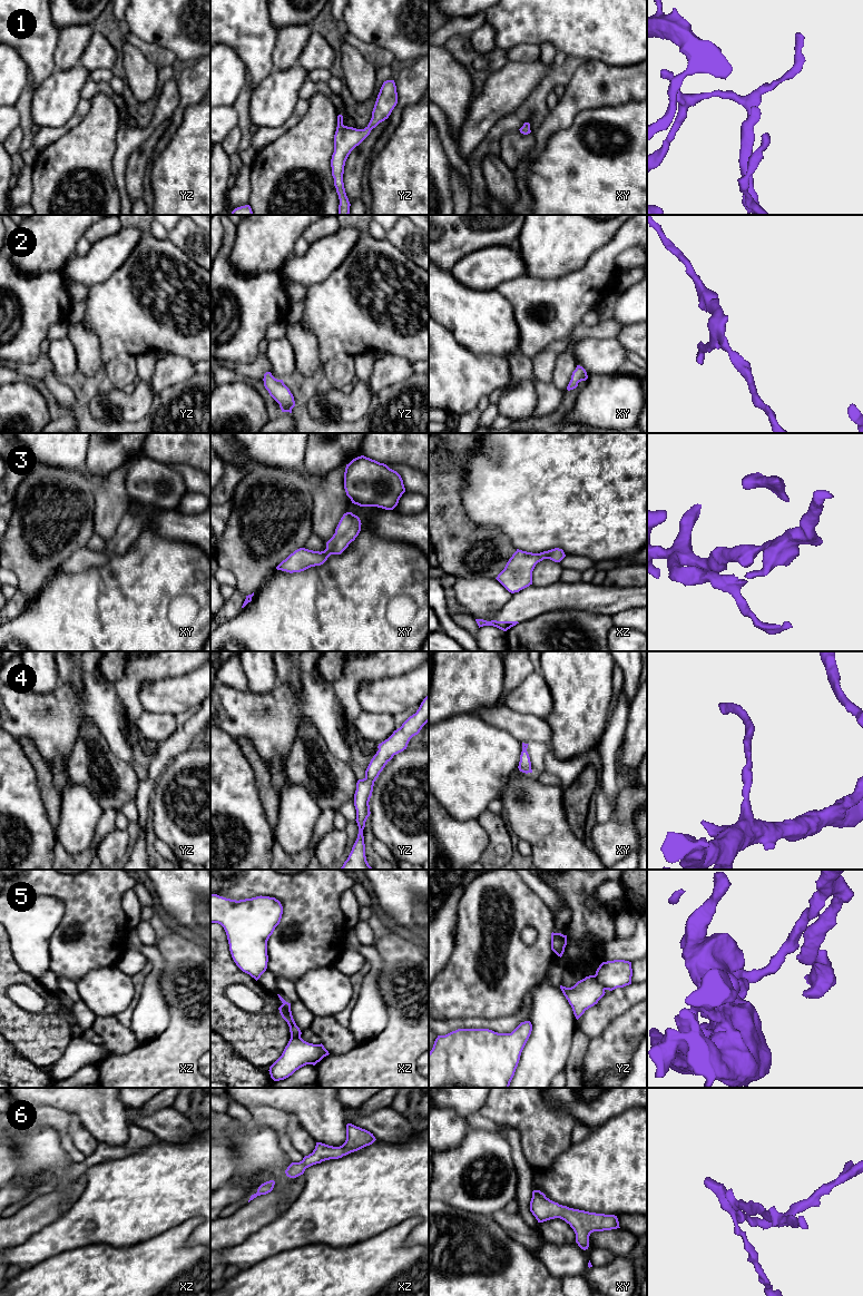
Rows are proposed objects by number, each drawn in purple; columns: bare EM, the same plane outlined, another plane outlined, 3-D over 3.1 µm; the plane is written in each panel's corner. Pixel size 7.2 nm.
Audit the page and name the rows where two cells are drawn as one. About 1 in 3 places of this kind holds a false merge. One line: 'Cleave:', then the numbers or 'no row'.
Cleave: 5

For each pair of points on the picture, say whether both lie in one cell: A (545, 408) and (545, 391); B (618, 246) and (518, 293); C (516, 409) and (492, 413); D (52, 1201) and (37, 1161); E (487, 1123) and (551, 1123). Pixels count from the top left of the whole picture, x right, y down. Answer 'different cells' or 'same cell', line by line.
A: same cell
B: same cell
C: different cells
D: different cells
E: different cells

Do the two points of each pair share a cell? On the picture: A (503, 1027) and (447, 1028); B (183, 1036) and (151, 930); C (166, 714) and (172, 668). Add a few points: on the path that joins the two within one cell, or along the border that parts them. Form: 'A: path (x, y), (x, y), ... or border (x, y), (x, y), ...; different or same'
A: path (489, 1023), (461, 1023); same
B: border (160, 929), (154, 944); different
C: border (195, 669), (174, 677), (164, 677), (145, 683); different

